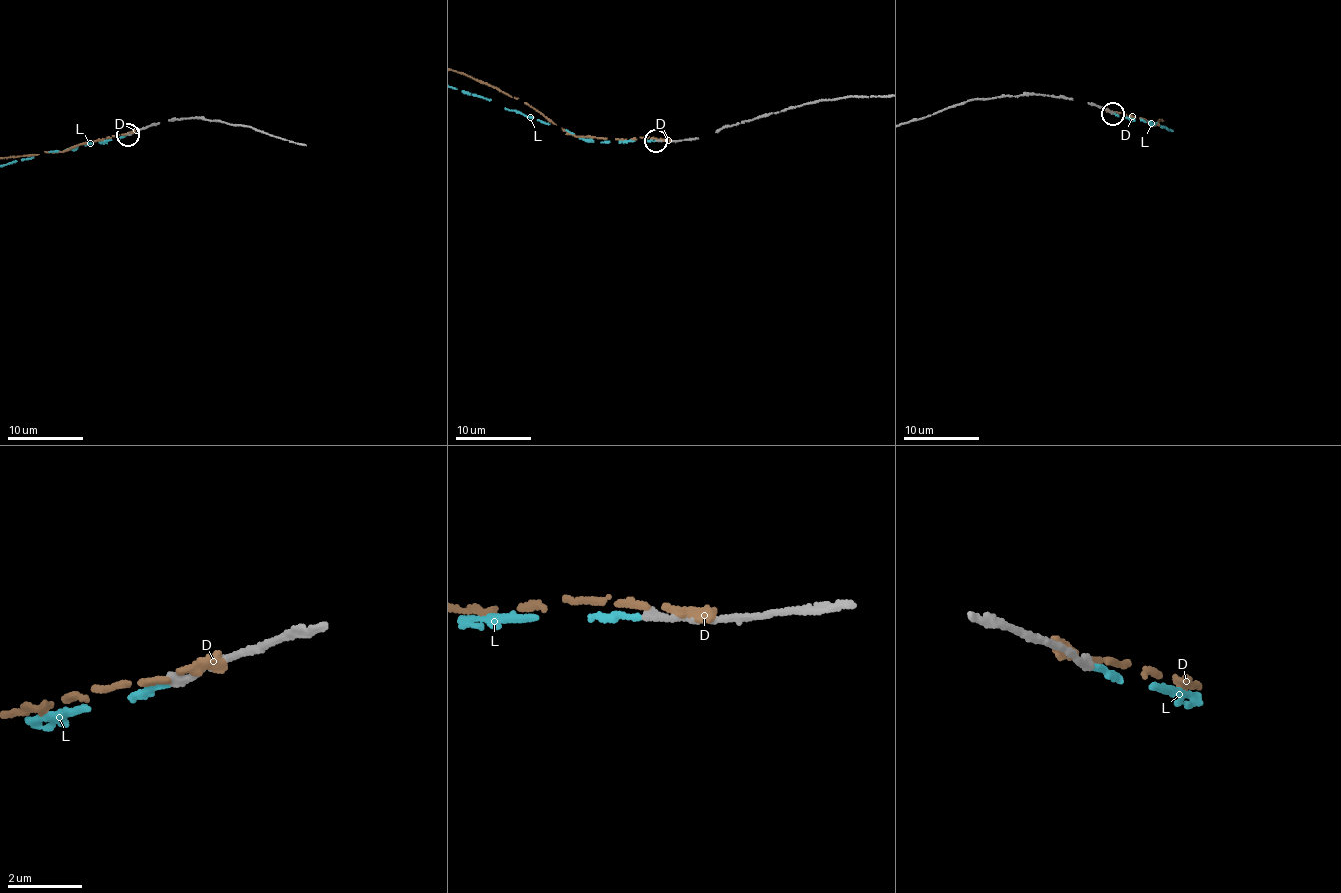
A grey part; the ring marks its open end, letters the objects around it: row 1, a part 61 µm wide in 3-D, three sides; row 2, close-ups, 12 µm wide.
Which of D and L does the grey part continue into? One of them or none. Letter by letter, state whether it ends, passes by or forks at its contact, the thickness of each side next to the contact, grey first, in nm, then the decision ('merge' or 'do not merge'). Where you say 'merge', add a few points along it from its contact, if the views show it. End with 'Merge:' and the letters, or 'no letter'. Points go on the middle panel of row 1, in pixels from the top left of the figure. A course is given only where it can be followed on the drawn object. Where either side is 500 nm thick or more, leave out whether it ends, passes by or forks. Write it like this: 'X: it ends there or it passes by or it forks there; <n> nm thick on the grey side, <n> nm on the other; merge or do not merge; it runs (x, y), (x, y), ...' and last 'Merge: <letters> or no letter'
D: it ends there; 220 nm thick on the grey side, 280 nm on the other; do not merge
L: it ends there; 200 nm thick on the grey side, 150 nm on the other; merge
Merge: L

